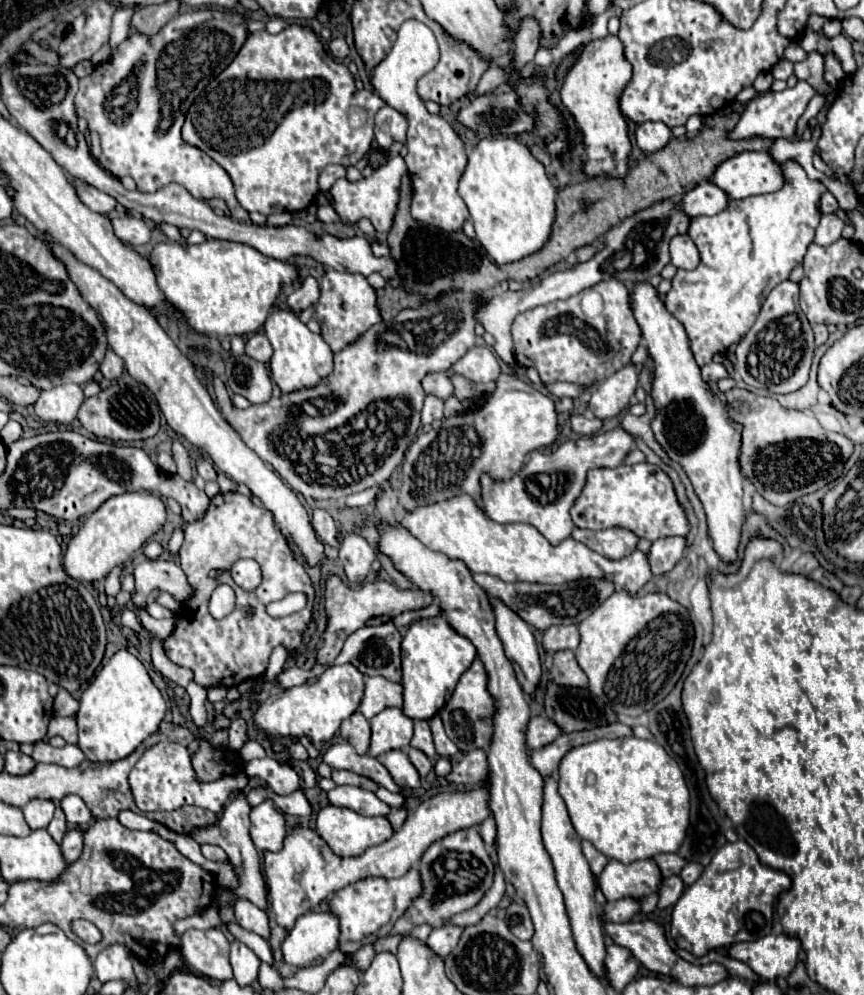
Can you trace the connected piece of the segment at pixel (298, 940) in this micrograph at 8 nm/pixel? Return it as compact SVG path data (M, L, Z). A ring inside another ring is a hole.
M307 912L283 942L287 964L307 968L339 948L339 918L331 912Z

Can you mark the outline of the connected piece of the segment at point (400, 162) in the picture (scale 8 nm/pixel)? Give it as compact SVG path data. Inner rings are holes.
M395 156L387 164L377 168L369 178L363 178L359 182L349 182L341 178L339 182L335 182L335 186L331 188L331 196L333 196L333 208L341 216L341 222L357 222L361 218L369 218L377 232L389 232L393 216L397 212L399 186L403 174L407 174L405 160L401 156Z

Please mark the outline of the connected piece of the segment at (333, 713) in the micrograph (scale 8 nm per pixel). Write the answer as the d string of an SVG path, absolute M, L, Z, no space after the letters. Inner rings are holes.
M351 664L329 666L321 676L309 678L305 684L291 690L283 690L267 698L255 712L255 722L267 732L269 738L301 738L307 736L311 742L327 742L339 730L341 722L349 718L361 704L365 682L363 674Z

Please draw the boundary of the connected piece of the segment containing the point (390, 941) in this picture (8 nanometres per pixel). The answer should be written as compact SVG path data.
M395 934L395 936L389 936L389 938L381 938L377 944L375 944L375 948L377 948L377 952L381 952L381 950L389 950L389 952L397 952L397 948L399 948L399 942L403 940L403 936L399 936L399 934Z

